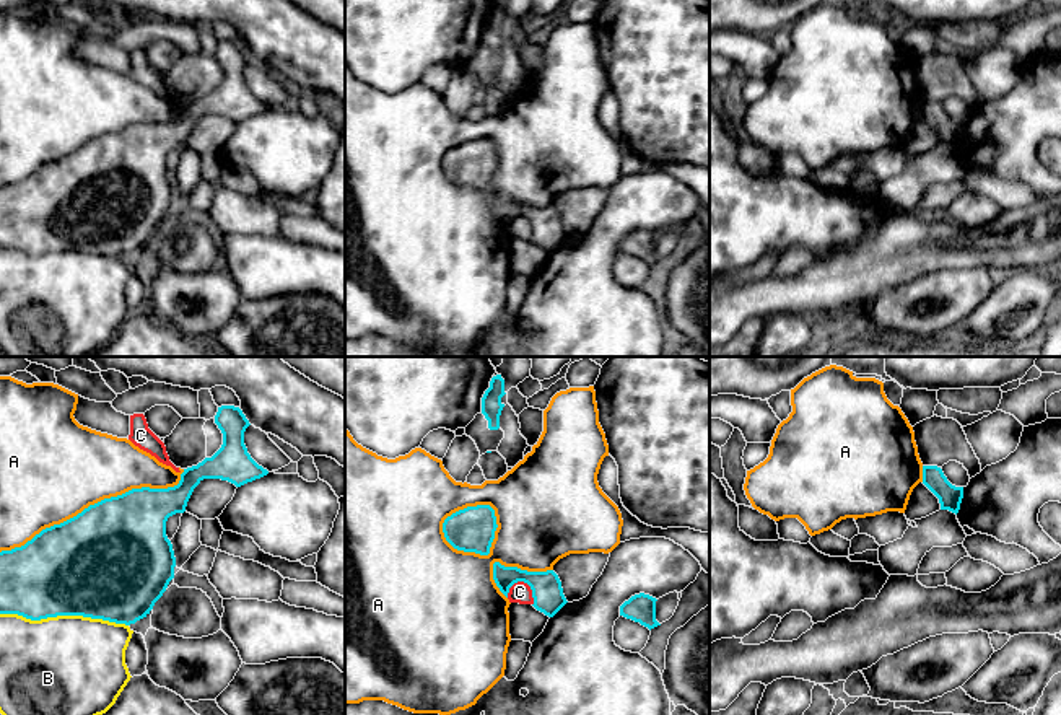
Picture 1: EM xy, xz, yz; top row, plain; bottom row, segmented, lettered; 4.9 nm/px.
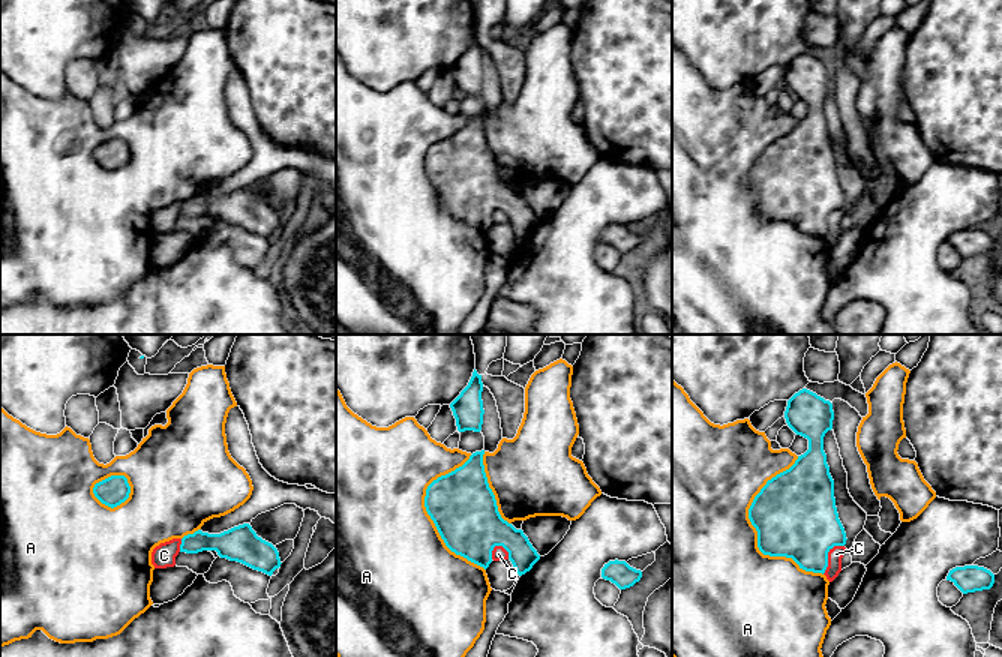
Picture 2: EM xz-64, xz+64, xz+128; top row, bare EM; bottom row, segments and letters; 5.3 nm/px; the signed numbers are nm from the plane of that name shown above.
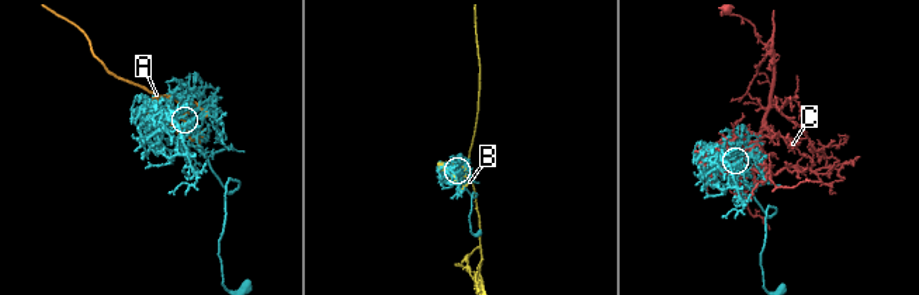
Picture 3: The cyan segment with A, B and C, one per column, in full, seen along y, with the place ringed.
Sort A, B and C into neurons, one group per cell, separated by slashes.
A / B / C

